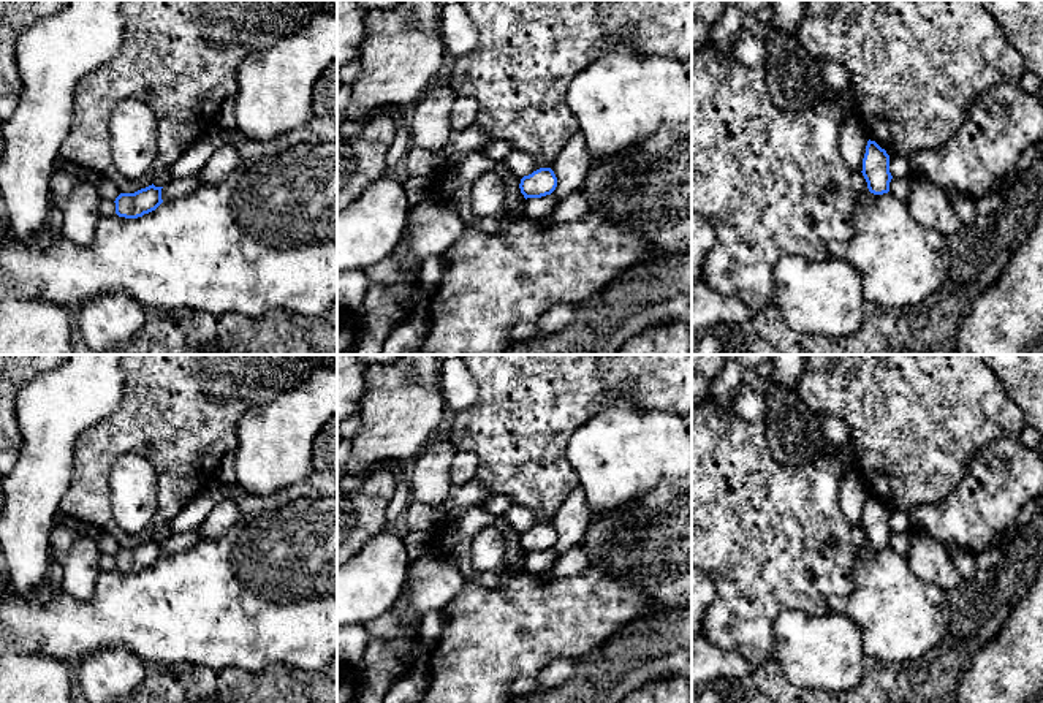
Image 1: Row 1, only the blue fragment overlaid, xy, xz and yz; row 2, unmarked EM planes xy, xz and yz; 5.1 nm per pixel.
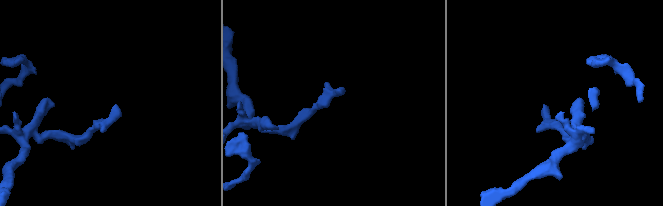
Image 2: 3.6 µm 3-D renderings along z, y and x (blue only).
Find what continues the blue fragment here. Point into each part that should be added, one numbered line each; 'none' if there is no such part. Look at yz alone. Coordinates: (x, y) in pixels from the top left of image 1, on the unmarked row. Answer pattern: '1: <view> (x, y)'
none

